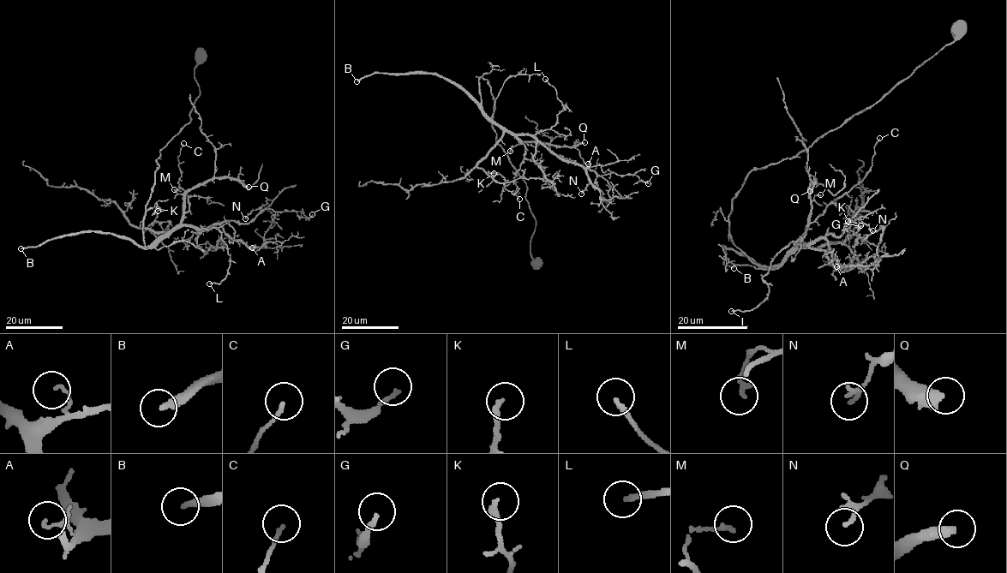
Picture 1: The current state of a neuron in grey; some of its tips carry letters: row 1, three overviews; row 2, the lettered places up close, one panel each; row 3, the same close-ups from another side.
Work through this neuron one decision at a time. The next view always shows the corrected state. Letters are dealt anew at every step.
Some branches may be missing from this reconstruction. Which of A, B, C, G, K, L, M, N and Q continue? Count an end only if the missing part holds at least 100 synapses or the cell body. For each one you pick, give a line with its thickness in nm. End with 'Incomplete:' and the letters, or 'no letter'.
B: calibre 240 nm
Q: calibre 480 nm
Incomplete: B, Q

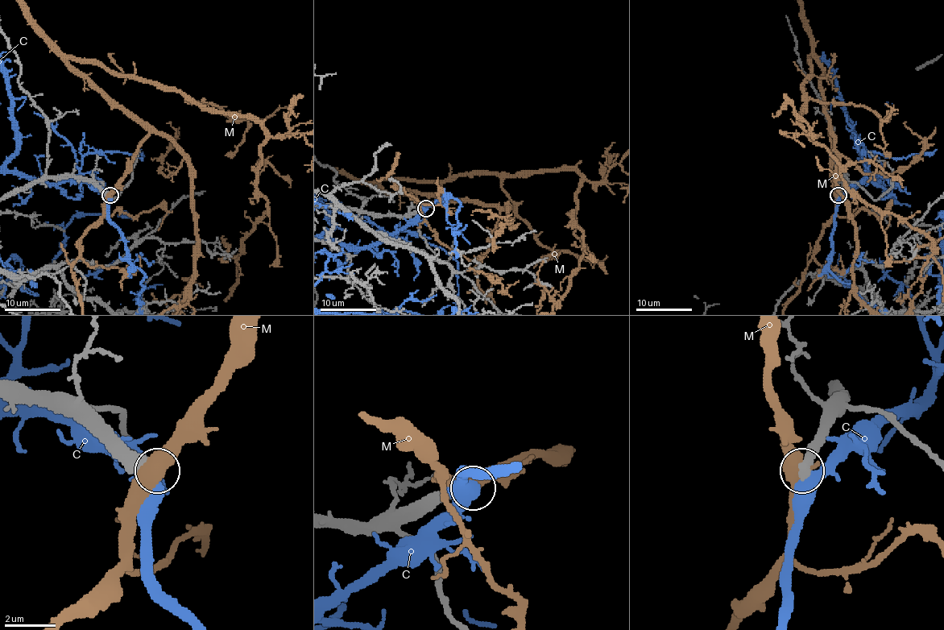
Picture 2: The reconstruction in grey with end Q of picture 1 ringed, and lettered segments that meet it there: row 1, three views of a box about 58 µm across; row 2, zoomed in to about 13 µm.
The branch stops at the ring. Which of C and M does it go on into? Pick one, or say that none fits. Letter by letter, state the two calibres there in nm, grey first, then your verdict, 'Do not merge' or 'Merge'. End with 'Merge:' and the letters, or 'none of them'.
C: Thickness 600 nm (grey) against 440 nm. Do not merge
M: Thickness 600 nm (grey) against 550 nm. Do not merge
Merge: none of them

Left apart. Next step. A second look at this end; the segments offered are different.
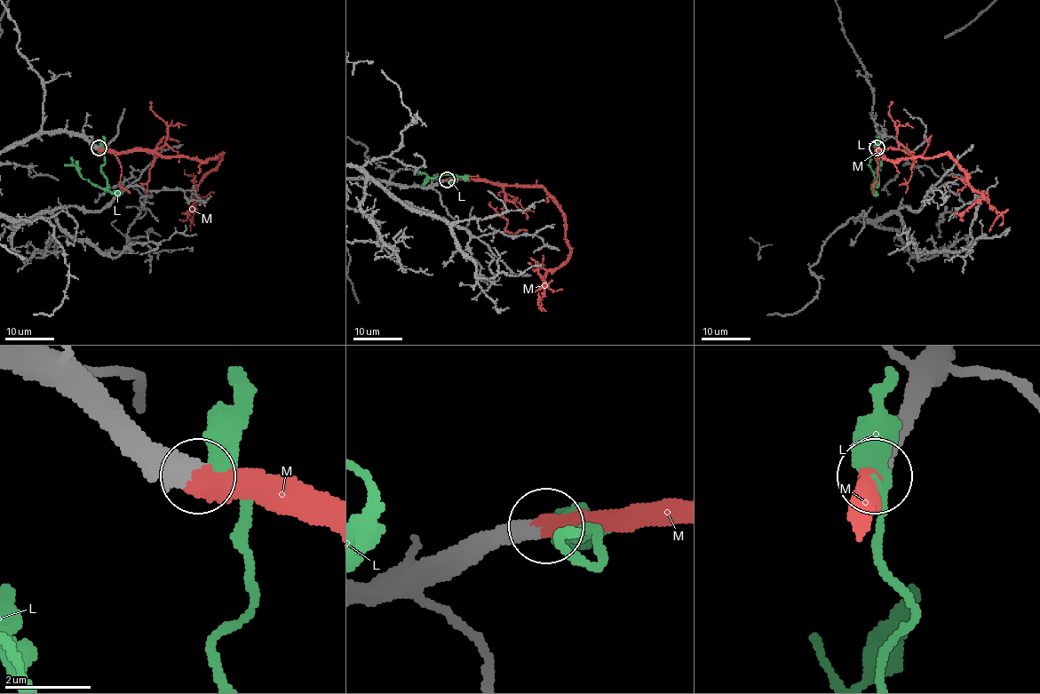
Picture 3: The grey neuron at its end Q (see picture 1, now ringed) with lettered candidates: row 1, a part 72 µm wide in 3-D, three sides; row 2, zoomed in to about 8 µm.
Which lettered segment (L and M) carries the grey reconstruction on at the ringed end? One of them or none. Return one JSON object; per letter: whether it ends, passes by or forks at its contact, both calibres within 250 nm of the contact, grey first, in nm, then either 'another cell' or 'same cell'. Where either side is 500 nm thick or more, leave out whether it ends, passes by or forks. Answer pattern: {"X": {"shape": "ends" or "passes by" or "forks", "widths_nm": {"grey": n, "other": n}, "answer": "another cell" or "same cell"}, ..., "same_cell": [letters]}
{"L": {"widths_nm": {"grey": 500, "other": 440}, "answer": "another cell"}, "M": {"widths_nm": {"grey": 550, "other": 480}, "answer": "same cell"}, "same_cell": ["M"]}

